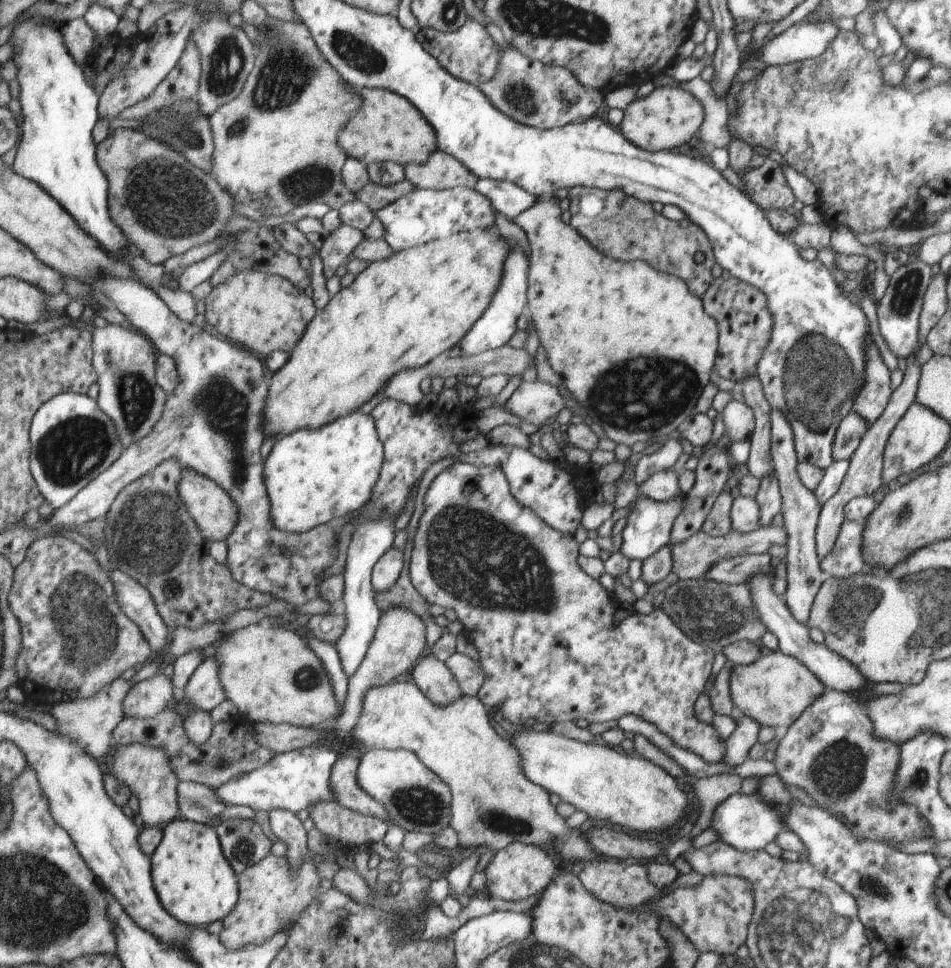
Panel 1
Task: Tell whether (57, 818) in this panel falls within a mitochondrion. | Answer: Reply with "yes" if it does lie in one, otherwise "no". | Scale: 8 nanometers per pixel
no

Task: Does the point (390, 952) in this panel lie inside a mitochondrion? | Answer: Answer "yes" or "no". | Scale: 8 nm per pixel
yes

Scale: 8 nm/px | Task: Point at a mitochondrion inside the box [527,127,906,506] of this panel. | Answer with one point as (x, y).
(621, 398)

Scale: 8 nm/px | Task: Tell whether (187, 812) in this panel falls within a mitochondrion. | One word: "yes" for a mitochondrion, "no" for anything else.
no

